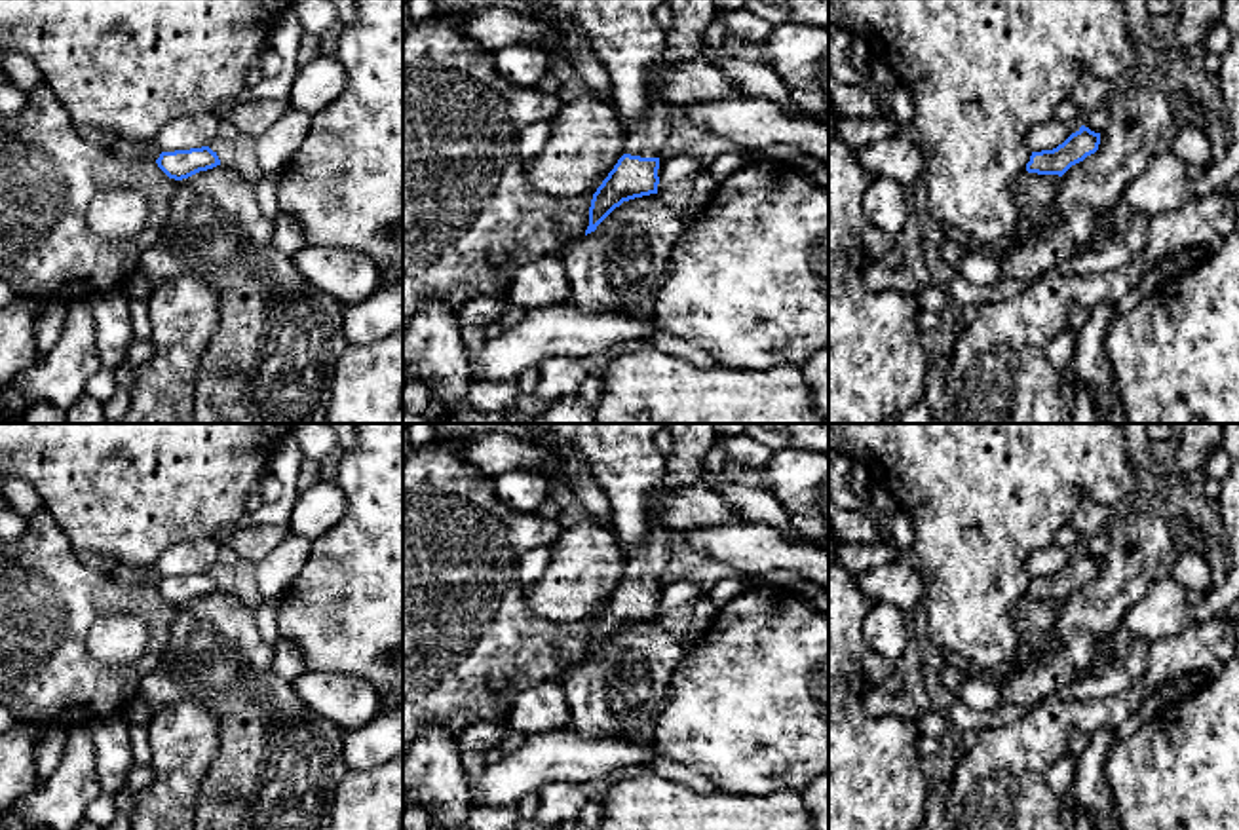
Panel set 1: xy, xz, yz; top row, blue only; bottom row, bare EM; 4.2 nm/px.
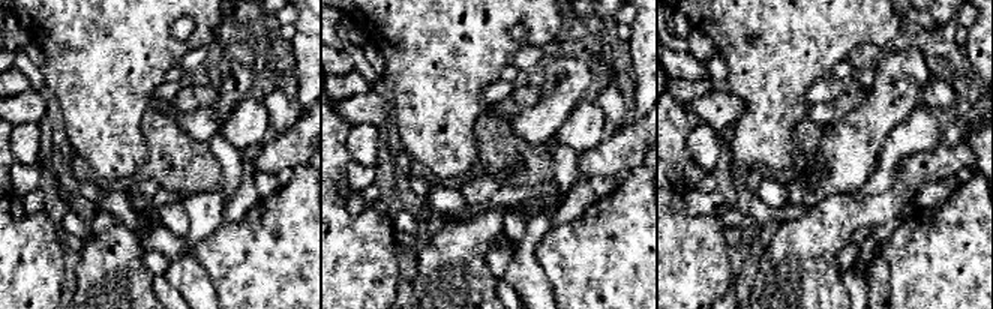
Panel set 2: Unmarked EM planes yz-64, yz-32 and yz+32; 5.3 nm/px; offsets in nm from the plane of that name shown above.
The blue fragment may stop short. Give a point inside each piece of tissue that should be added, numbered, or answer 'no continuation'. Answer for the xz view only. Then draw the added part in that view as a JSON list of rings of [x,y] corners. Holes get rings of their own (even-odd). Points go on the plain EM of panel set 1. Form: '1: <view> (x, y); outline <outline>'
1: xz (648, 563); outline [[[646,509],[646,524],[644,543],[625,558],[625,579],[661,583],[671,562],[671,532],[652,509]]]

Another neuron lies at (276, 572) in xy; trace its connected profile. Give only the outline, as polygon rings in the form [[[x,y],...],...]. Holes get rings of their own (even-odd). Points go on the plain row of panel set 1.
[[[289,534],[266,558],[257,564],[257,585],[262,598],[287,593],[310,558],[312,541]]]

